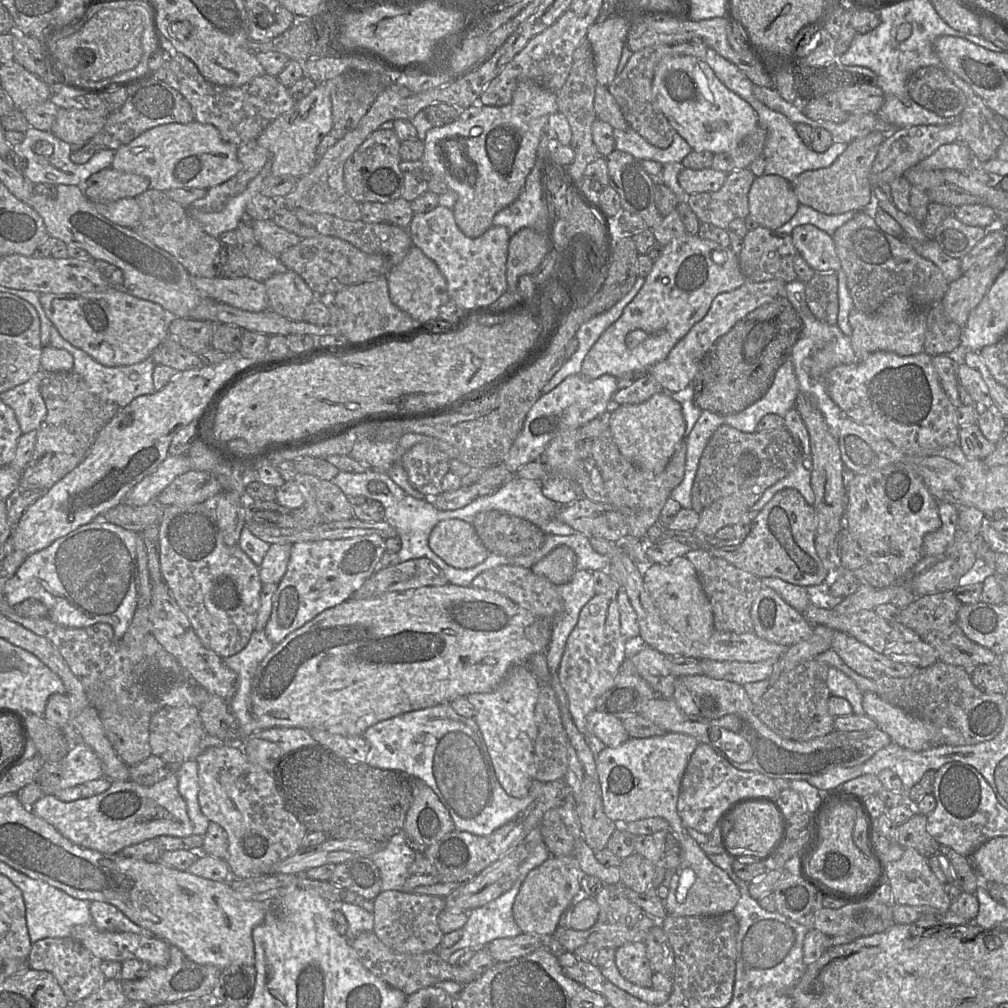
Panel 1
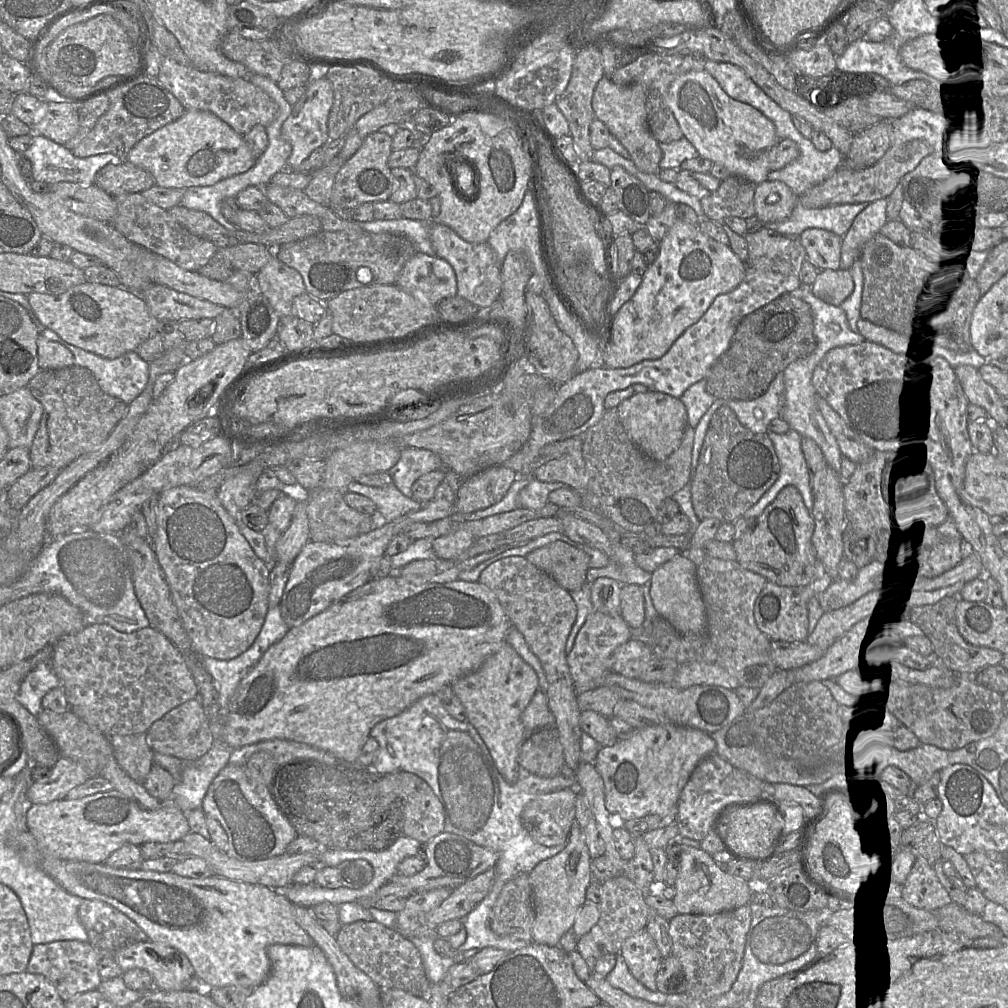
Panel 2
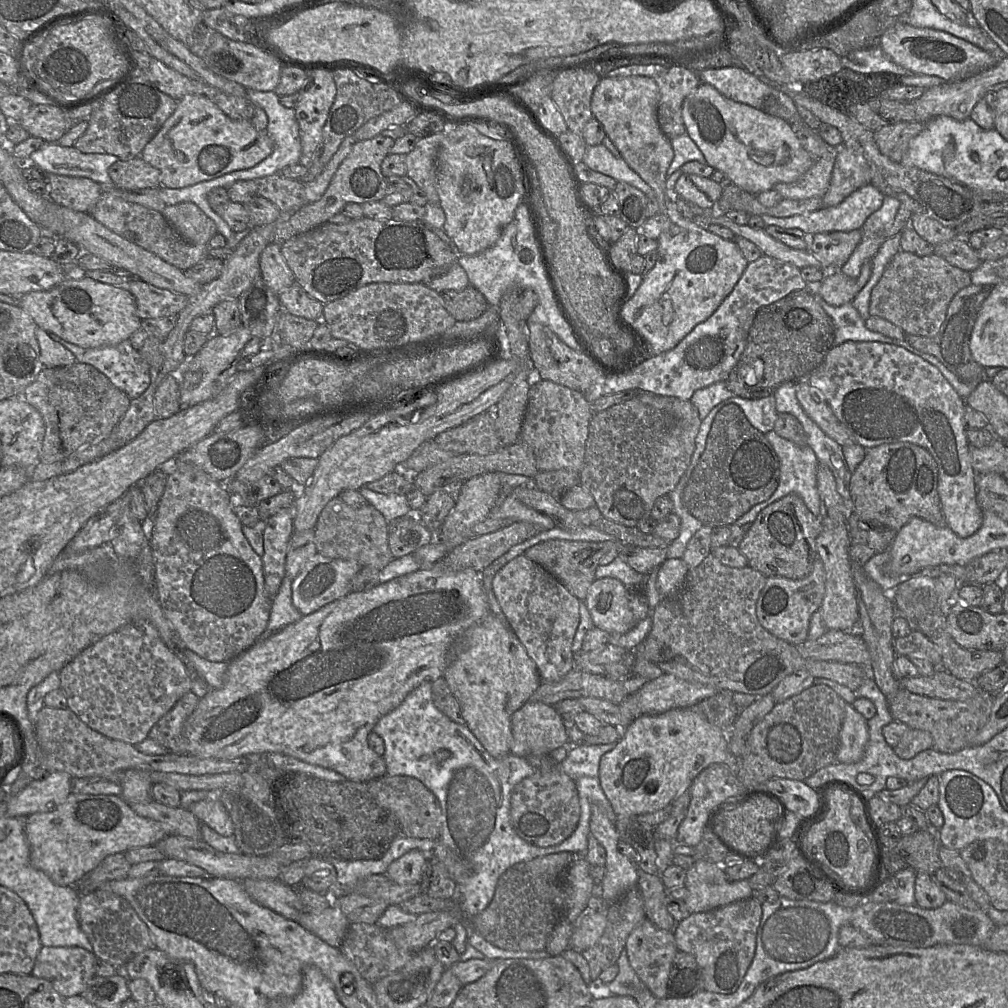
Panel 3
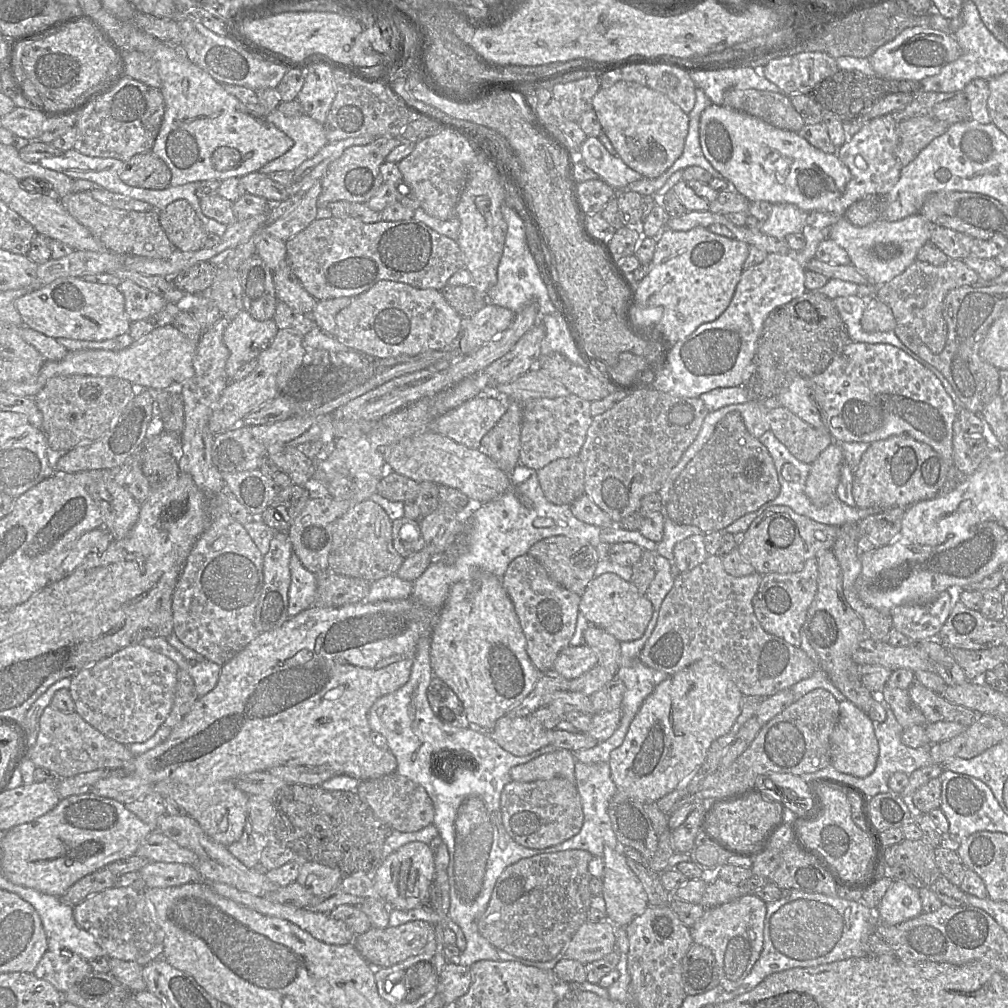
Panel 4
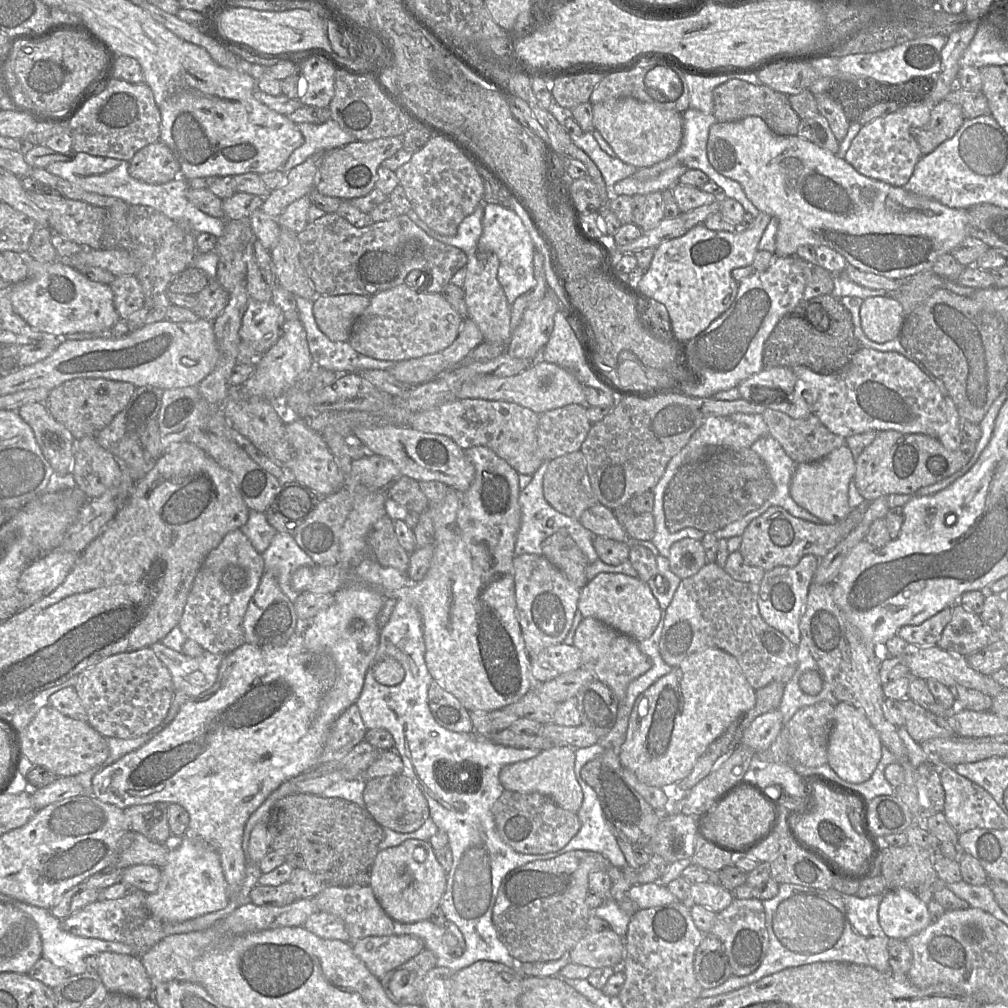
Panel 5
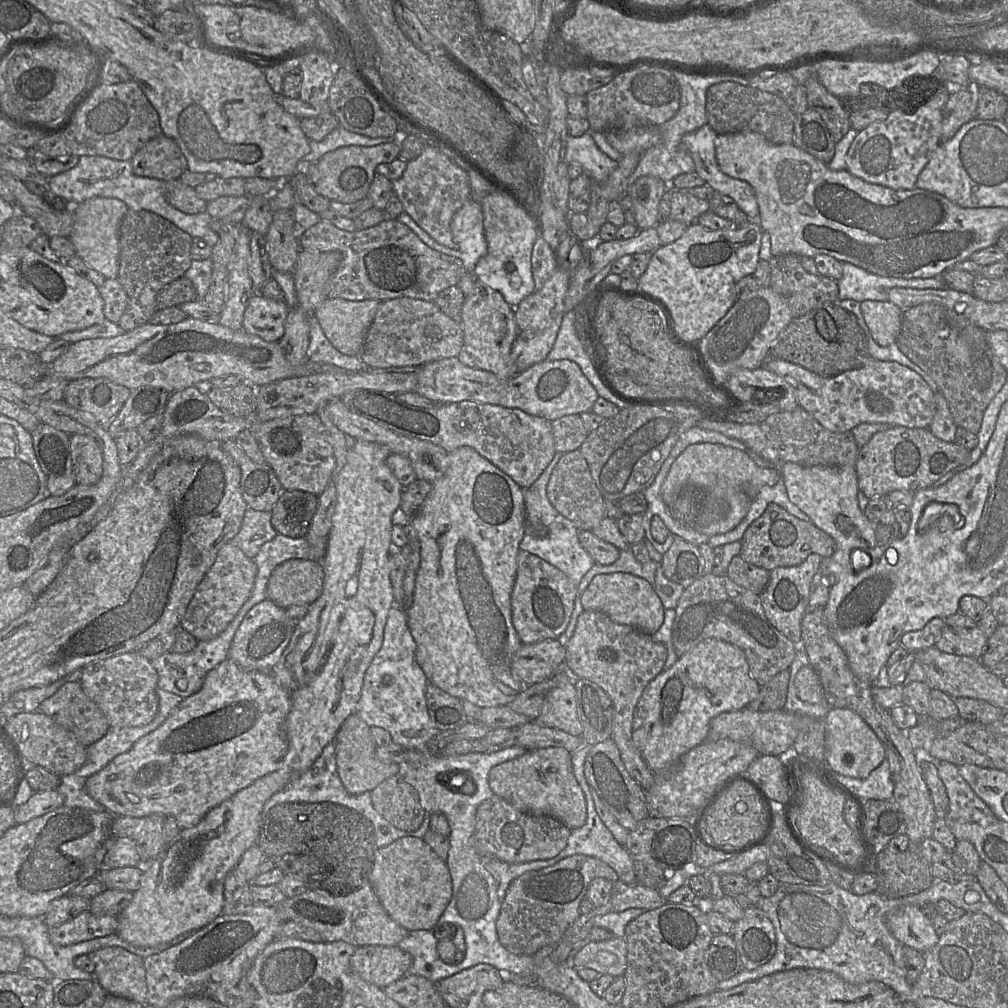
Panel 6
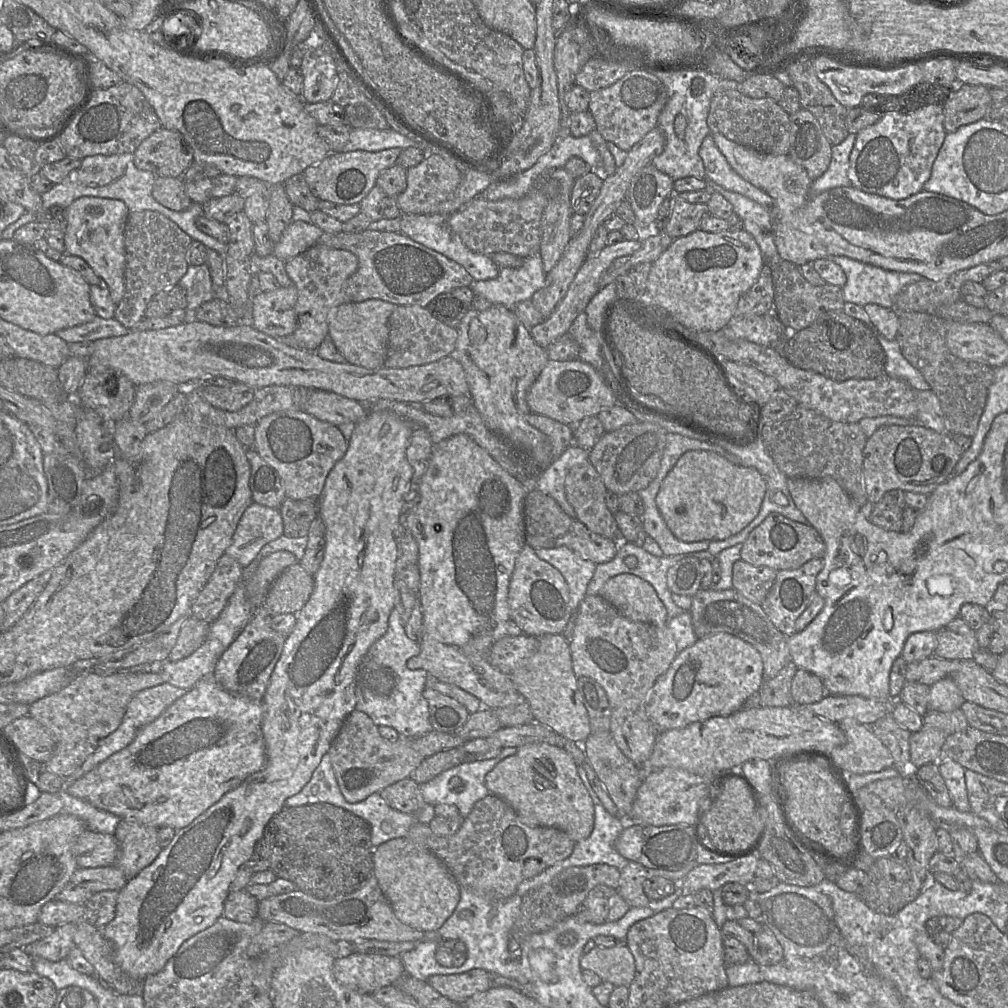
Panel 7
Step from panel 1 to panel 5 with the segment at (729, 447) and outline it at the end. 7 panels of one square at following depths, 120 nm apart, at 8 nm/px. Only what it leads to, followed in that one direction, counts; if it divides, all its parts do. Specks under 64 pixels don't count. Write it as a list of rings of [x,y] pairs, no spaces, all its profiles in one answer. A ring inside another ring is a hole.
[[[723,448],[708,452],[679,468],[665,489],[666,527],[671,533],[687,527],[715,533],[760,508],[773,491],[774,484],[764,462],[751,448]]]

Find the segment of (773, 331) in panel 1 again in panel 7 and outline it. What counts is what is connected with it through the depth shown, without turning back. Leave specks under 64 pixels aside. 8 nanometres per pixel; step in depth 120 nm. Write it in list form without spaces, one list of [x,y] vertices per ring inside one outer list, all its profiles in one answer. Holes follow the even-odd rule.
[[[843,309],[826,312],[806,328],[790,332],[784,342],[784,356],[800,369],[817,372],[835,381],[874,379],[885,374],[883,348],[866,324],[847,315]]]

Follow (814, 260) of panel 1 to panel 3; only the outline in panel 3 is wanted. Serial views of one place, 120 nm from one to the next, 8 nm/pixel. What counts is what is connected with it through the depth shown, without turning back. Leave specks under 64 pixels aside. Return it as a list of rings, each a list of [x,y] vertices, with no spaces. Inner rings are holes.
[[[861,229],[850,232],[805,234],[808,251],[827,265],[827,272],[840,269],[848,261],[861,239]]]

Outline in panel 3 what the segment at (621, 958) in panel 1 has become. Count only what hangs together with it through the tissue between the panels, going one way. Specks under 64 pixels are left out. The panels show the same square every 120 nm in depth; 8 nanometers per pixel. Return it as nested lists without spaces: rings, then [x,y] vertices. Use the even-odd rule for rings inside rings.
[[[645,918],[628,936],[625,949],[630,966],[649,991],[657,998],[668,997],[667,982],[670,967],[678,952],[673,931],[660,929]]]

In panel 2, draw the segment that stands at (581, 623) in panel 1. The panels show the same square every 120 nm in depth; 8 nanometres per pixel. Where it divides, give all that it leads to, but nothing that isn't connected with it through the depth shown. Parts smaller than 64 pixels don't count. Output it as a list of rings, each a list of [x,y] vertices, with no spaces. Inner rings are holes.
[[[594,610],[580,628],[572,650],[567,654],[567,663],[573,679],[576,694],[596,689],[602,677],[611,671],[611,657],[614,651],[633,637],[633,631],[619,615]]]

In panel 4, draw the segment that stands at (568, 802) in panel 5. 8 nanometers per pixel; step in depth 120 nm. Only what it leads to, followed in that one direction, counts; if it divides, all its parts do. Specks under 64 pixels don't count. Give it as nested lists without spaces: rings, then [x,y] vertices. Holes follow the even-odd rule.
[[[560,748],[542,754],[525,764],[514,766],[510,770],[510,775],[513,781],[520,782],[549,780],[555,777],[575,782],[576,761],[574,752]]]

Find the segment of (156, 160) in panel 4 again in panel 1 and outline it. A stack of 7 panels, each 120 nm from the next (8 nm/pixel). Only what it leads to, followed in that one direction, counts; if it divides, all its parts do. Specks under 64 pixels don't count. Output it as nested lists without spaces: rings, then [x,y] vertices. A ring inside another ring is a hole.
[[[110,166],[92,174],[83,184],[83,193],[93,203],[109,203],[122,198],[135,198],[149,188],[148,178]]]

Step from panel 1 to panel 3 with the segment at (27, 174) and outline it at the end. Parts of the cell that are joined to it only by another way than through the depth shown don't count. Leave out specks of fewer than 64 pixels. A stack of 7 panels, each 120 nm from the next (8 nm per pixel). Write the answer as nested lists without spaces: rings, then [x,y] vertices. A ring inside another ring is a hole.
[[[44,142],[29,160],[43,173],[85,177],[102,187],[114,187],[108,170],[119,158],[110,154],[82,153],[74,146],[63,147],[57,142]]]

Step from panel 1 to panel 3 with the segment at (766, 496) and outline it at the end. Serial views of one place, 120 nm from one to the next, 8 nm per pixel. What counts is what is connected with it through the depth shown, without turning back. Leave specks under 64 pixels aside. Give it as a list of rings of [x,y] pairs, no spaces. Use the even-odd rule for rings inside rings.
[[[774,430],[766,433],[765,436],[772,445],[780,461],[780,475],[777,489],[769,499],[753,506],[747,513],[737,519],[734,524],[738,526],[752,524],[762,509],[789,494],[798,495],[804,501],[806,507],[815,516],[819,517],[820,497],[817,491],[817,468],[819,466],[819,462],[814,451],[809,445],[798,446],[793,442],[780,437]]]

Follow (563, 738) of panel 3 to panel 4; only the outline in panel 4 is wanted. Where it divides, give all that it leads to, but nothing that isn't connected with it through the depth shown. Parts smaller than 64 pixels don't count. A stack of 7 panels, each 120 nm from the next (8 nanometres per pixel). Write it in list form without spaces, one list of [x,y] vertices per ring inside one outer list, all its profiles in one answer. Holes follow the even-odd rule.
[[[532,715],[499,718],[486,734],[514,756],[529,755],[553,742],[553,730],[548,730]]]

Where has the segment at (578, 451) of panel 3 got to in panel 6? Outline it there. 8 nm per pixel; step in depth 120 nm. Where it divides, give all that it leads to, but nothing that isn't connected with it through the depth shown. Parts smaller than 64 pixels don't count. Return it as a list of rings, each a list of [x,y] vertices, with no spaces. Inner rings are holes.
[[[567,415],[553,420],[552,431],[554,447],[558,453],[579,450],[589,433],[584,427],[580,415]]]

